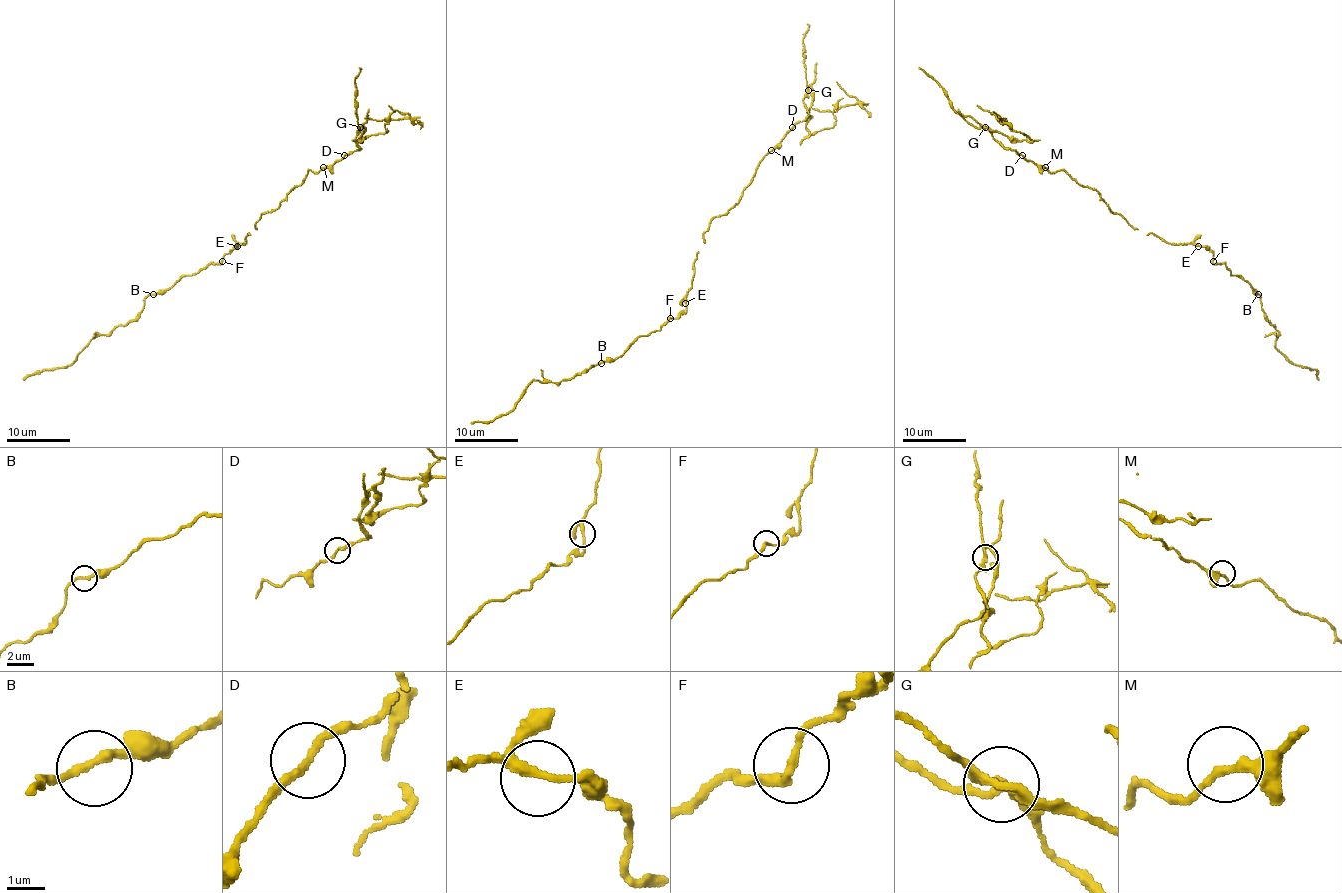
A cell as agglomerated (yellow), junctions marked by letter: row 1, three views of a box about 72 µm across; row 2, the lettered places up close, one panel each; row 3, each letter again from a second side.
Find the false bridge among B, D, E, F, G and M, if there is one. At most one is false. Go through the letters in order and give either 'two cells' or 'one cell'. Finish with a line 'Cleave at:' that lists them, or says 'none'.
B: one cell
D: one cell
E: one cell
F: one cell
G: two cells
M: one cell
Cleave at: G

